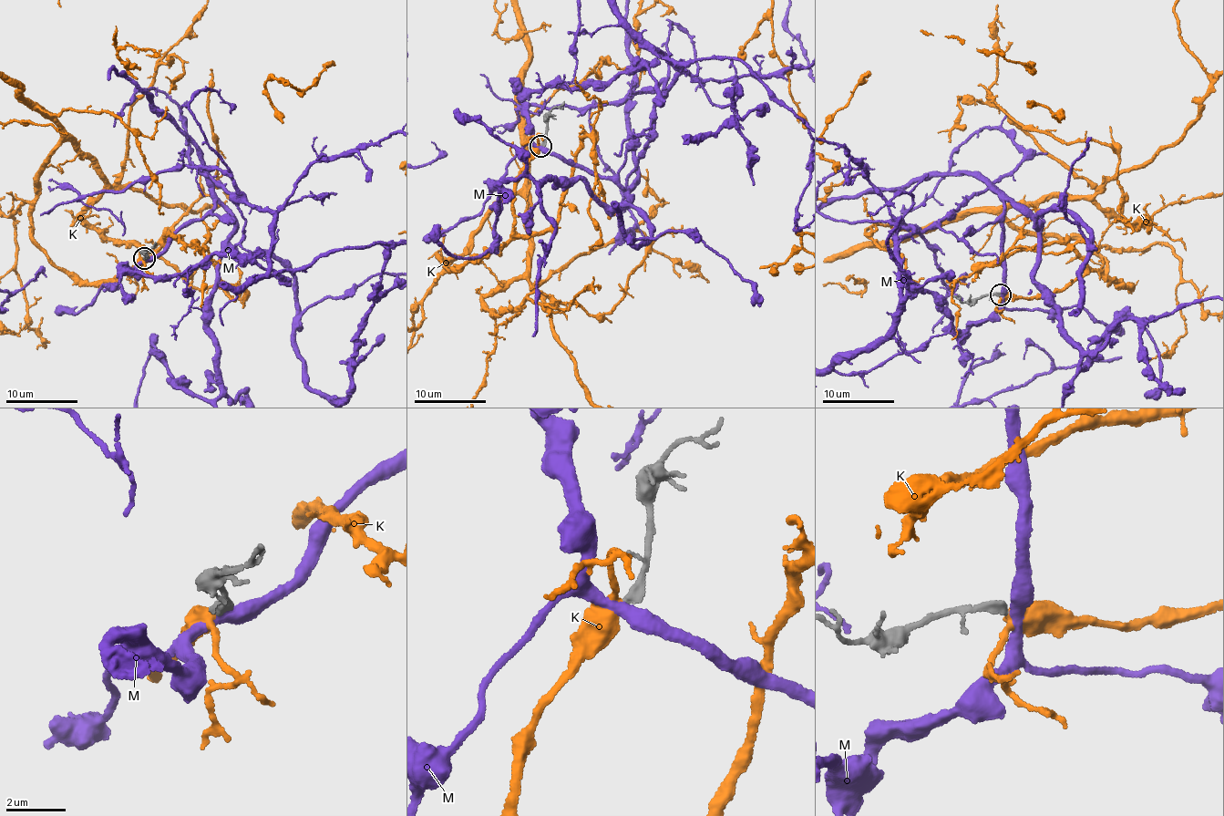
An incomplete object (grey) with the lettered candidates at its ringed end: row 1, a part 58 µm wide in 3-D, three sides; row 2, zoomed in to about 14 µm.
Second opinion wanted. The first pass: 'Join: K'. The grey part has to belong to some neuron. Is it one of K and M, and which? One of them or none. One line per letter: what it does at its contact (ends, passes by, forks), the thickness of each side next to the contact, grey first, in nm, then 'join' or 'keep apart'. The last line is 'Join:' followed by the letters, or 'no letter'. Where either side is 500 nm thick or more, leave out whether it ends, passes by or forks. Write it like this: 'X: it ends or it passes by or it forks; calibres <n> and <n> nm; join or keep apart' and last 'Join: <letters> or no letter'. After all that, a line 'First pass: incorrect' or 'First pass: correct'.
K: it passes by; calibres 340 and 400 nm; join
M: it passes by; calibres 340 and 400 nm; keep apart
Join: K
First pass: correct

